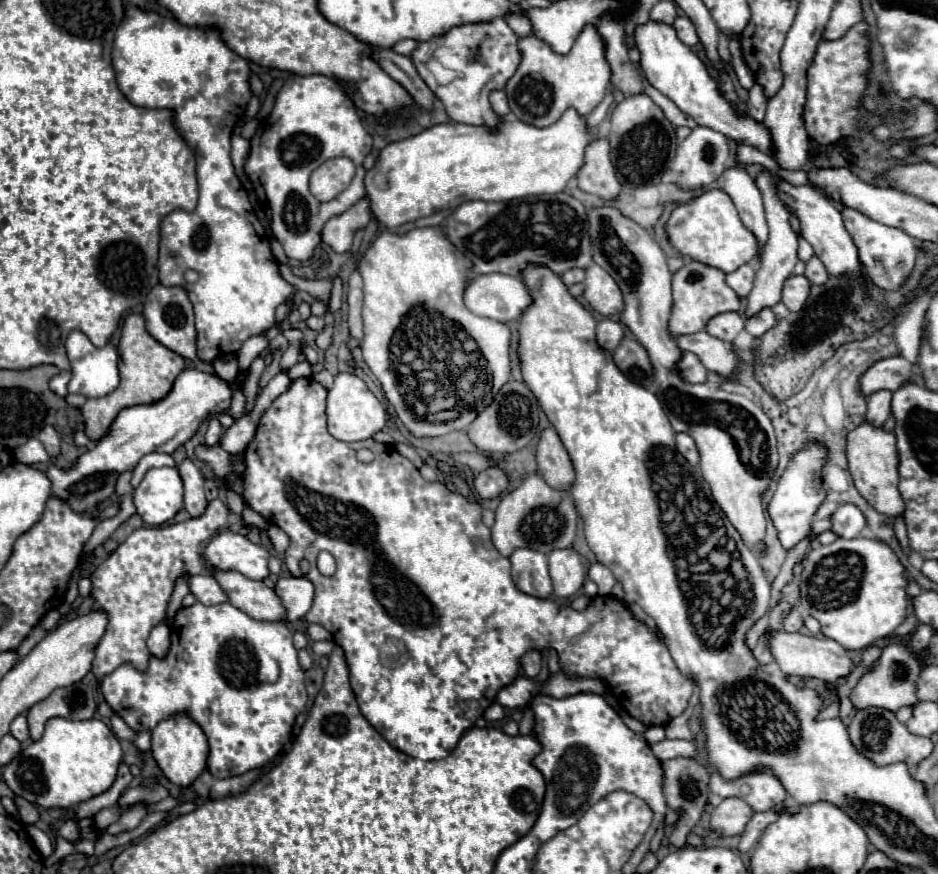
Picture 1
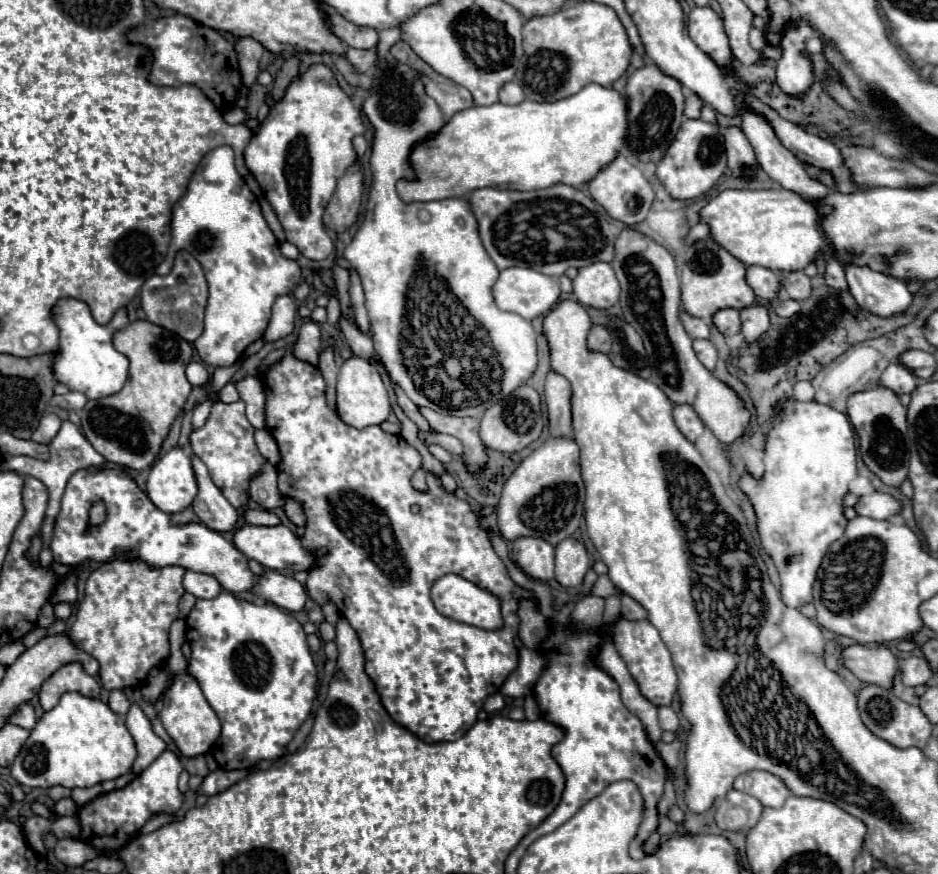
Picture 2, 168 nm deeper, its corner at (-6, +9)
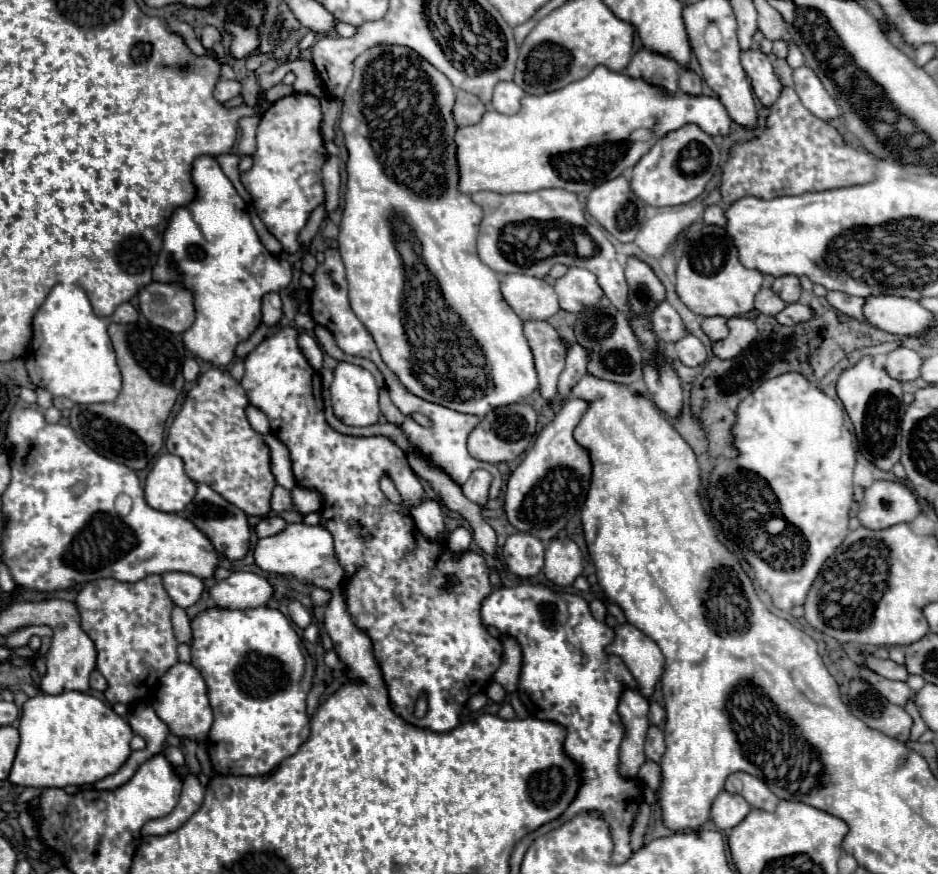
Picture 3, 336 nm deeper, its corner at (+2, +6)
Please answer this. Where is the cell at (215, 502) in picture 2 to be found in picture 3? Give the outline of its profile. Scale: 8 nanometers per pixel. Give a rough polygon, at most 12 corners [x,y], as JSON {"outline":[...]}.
{"outline":[[197,484],[185,508],[191,520],[231,560],[249,546],[245,512],[211,486]]}

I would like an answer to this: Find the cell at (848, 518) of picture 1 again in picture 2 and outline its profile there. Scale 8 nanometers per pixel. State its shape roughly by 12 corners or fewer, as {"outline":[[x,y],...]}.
{"outline":[[887,493],[863,495],[855,509],[871,519],[891,519],[903,503]]}

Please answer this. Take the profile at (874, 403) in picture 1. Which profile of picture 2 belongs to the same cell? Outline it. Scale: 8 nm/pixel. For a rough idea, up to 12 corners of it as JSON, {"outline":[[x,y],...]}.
{"outline":[[893,361],[881,375],[897,395],[913,393],[921,379],[903,363]]}

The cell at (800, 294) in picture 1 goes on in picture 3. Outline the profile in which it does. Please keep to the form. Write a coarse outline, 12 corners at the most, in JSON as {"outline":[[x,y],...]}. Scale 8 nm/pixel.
{"outline":[[779,276],[771,288],[785,304],[797,302],[797,276]]}

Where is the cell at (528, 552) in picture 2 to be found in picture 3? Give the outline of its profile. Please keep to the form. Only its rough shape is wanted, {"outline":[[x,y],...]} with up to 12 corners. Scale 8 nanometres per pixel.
{"outline":[[511,534],[503,546],[507,568],[519,578],[543,570],[543,544]]}

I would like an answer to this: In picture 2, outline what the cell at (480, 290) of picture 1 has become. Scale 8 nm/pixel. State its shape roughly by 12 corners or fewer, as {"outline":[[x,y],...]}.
{"outline":[[521,267],[501,271],[499,309],[529,321],[559,303],[557,279]]}

